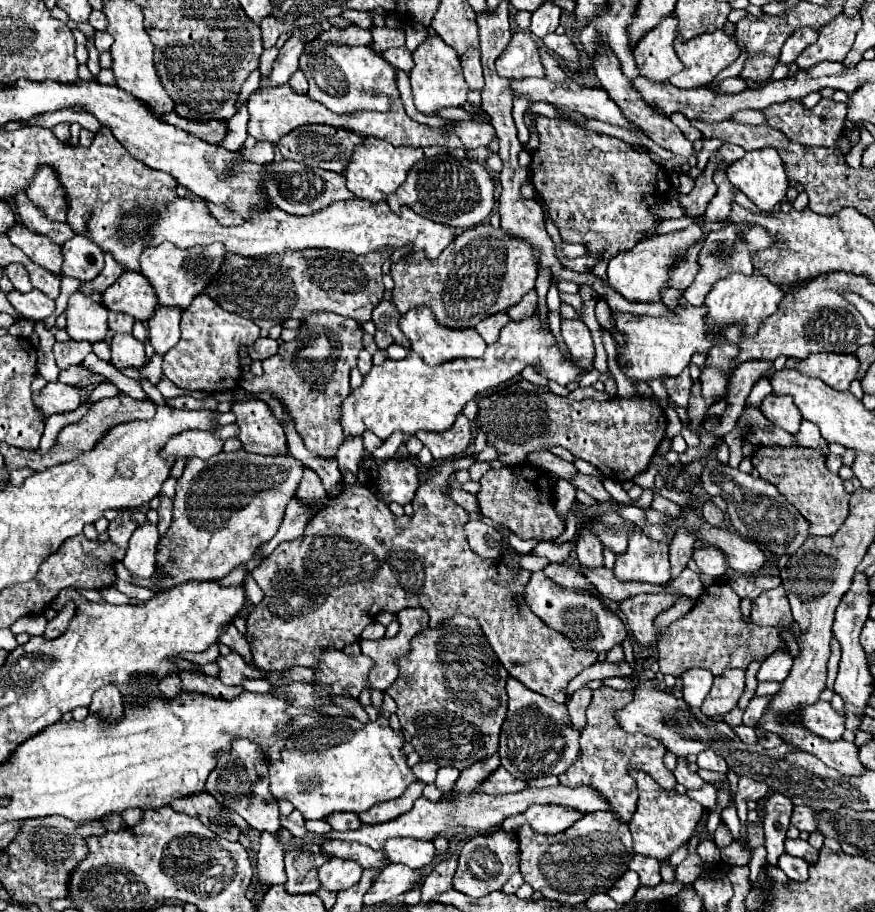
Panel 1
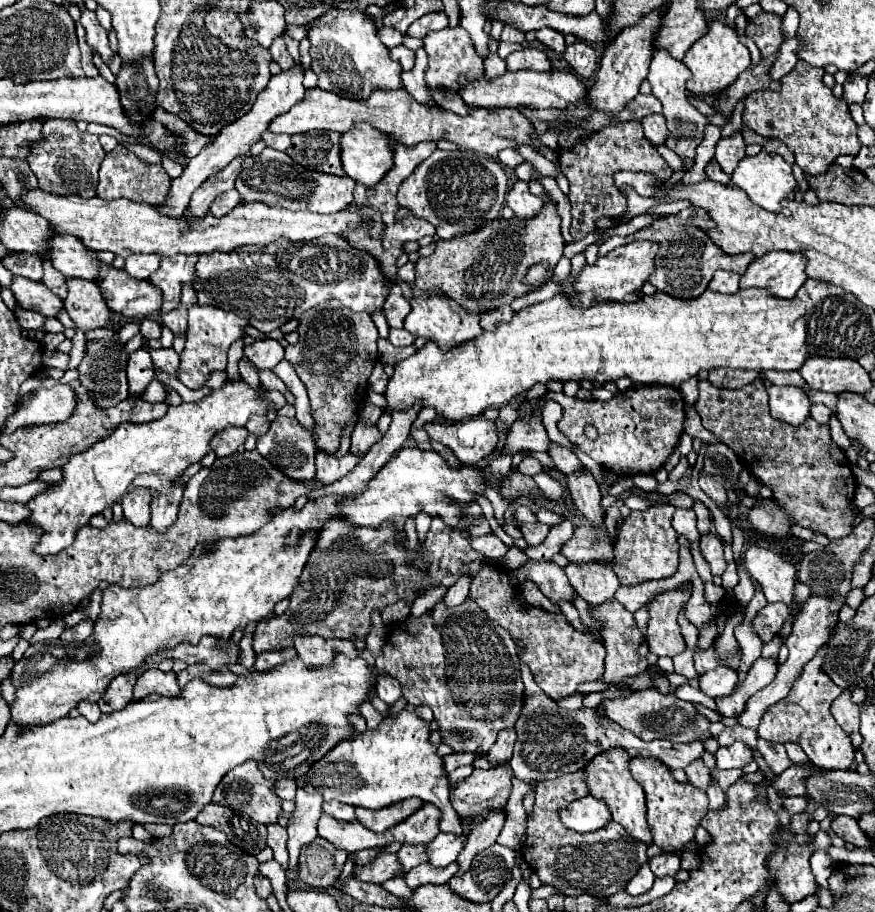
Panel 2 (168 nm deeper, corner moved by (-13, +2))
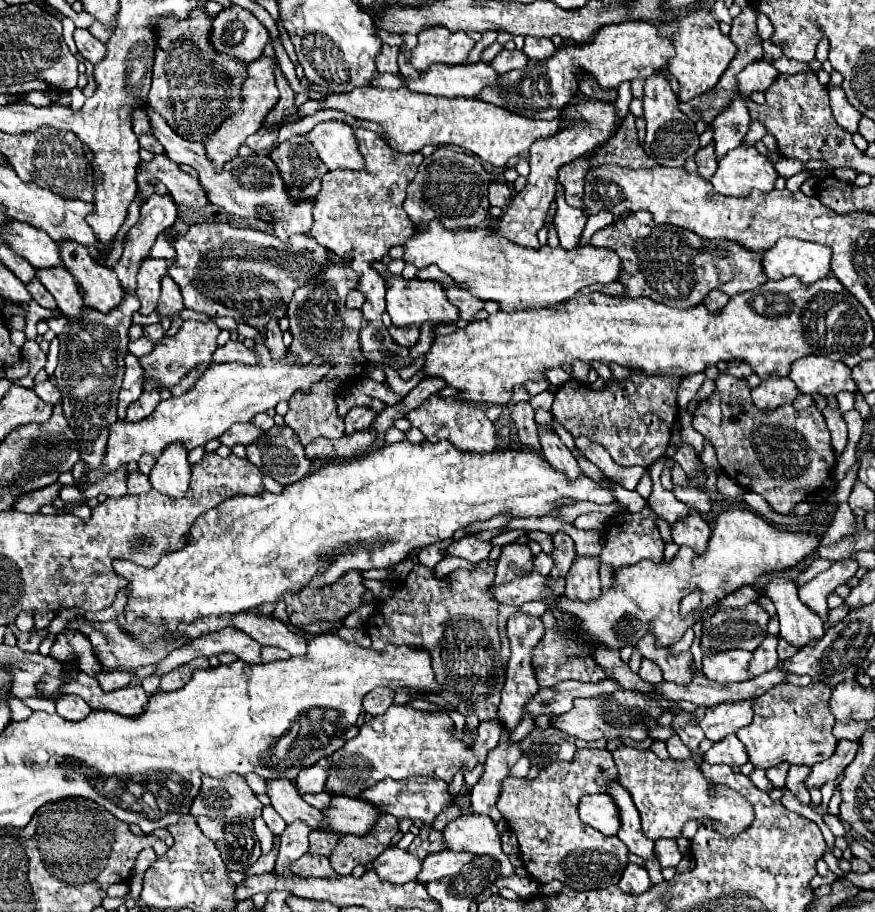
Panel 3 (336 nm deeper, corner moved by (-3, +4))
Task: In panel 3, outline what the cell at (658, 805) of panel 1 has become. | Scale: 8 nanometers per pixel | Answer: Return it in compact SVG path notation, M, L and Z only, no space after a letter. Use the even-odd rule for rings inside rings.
M624 745L612 751L612 757L618 767L622 787L632 795L634 805L640 811L644 835L652 841L680 837L684 823L692 819L710 819L715 831L726 837L746 831L754 821L752 805L738 791L708 781L692 757L684 761L668 757L662 761L650 749L640 751ZM710 789L716 791L716 797L710 795Z

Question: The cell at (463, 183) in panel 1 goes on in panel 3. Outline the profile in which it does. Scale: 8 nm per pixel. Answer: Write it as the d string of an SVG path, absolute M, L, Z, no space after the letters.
M438 147L432 157L422 161L416 179L408 185L404 211L412 223L422 227L432 219L440 219L448 229L474 229L488 217L488 183L488 173L474 155Z

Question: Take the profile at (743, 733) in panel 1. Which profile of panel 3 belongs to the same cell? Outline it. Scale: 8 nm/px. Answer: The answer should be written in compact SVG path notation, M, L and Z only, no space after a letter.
M780 763L780 767L772 767L766 771L766 777L770 779L770 783L776 787L776 789L782 789L786 787L786 773L788 773L790 765L788 763Z

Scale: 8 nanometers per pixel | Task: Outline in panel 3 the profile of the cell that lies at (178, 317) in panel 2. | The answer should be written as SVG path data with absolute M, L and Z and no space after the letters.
M170 275L162 277L162 295L160 295L160 303L158 303L158 313L164 315L176 315L184 309L184 303L180 299L180 287L176 287L174 279Z

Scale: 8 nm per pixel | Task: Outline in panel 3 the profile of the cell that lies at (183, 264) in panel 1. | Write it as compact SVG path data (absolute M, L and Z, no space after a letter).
M144 259L144 263L138 269L136 275L136 283L138 283L138 299L142 303L140 307L140 315L150 315L152 311L156 311L158 305L158 295L160 295L160 277L166 275L166 267L168 267L168 259Z

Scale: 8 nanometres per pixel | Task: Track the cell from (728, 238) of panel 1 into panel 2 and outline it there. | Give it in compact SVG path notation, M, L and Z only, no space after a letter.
M716 271L712 281L710 281L710 289L712 291L720 291L720 293L736 293L740 287L736 285L736 279L740 275L734 271Z

